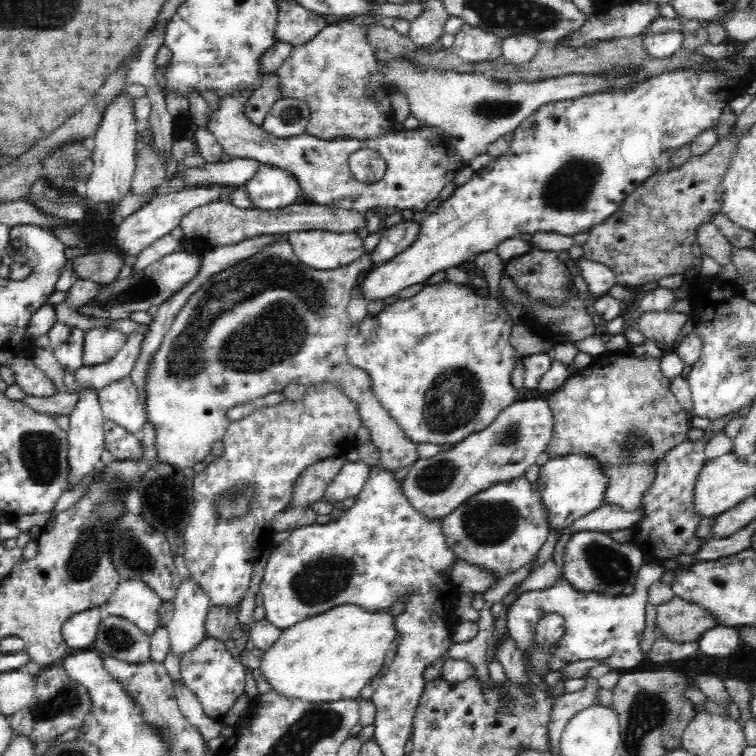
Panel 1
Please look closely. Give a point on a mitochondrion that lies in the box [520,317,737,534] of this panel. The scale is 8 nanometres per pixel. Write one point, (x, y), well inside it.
(635, 441)

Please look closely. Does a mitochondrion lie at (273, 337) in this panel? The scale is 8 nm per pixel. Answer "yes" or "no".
yes

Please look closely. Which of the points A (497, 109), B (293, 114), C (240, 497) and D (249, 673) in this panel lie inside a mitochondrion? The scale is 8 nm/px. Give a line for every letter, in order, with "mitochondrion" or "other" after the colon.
A: mitochondrion
B: mitochondrion
C: mitochondrion
D: other

